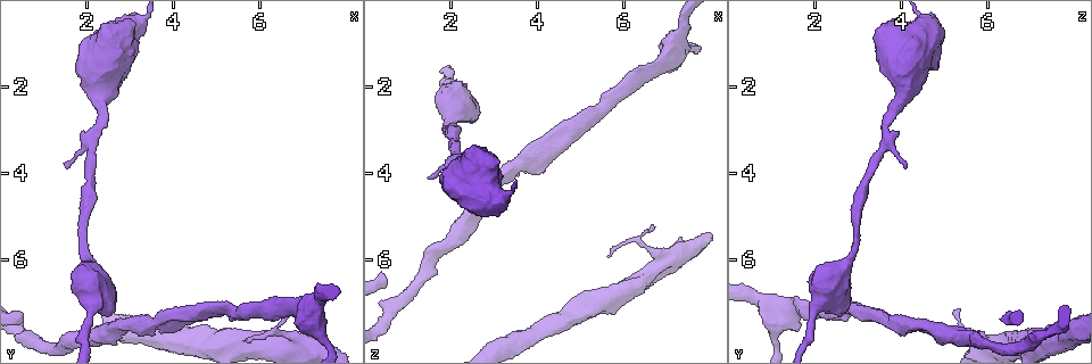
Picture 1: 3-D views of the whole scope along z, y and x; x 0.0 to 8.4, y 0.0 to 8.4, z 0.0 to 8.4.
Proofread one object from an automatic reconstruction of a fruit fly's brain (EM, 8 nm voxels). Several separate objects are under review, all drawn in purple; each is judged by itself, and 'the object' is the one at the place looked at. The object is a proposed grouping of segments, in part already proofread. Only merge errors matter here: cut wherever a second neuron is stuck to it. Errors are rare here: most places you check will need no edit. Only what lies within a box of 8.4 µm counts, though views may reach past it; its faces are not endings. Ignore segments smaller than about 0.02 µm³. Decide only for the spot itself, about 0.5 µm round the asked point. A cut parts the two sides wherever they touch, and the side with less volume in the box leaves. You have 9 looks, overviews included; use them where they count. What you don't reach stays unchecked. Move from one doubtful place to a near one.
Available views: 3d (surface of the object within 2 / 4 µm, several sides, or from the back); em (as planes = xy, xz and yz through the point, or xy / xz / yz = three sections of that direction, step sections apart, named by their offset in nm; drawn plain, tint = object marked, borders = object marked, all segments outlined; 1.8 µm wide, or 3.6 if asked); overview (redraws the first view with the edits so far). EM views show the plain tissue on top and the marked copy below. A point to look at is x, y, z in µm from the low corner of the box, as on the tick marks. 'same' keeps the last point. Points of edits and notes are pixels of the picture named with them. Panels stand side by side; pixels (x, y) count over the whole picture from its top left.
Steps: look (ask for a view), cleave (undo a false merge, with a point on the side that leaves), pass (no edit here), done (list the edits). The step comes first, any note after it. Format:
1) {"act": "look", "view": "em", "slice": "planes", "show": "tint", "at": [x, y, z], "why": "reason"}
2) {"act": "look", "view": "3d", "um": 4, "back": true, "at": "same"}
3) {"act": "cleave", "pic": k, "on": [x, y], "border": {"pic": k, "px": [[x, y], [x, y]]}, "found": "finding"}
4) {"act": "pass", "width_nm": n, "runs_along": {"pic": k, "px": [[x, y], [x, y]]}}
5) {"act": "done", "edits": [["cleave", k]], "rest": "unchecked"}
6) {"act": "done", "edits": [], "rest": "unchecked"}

{"act": "look", "view": "em", "um": 3.6, "slice": "planes", "show": "tint", "at": [7.35, 7.60, 1.05], "why": "three-way junction"}

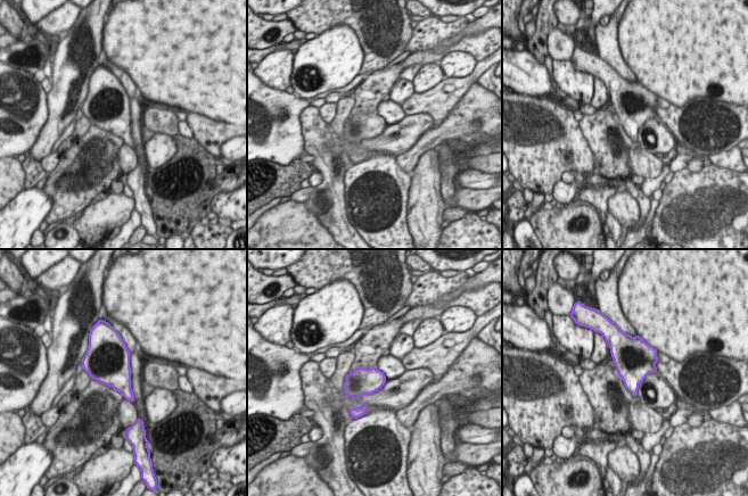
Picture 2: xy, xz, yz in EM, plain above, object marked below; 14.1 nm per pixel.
{"act": "pass", "found": "continuous, no second neuron"}

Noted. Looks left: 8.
{"act": "look", "view": "em", "slice": "yz", "step": 16, "show": "tint", "at": [6.90, 7.90, 5.95], "why": "abrupt turn"}

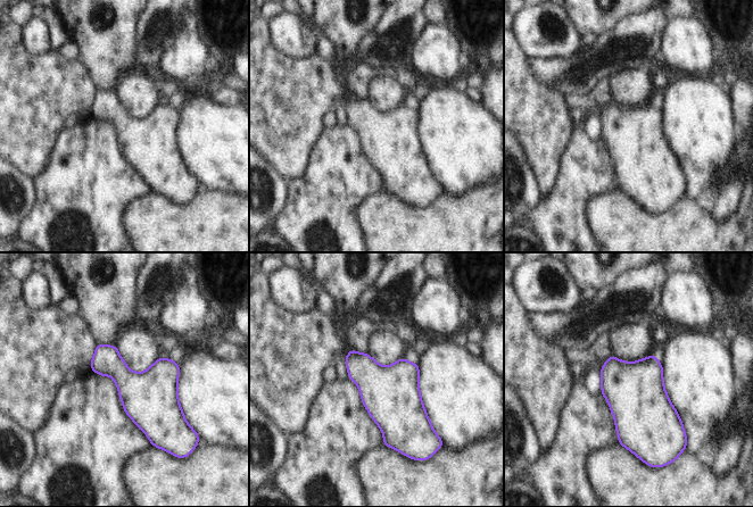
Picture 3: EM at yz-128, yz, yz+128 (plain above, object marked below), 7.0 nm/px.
{"act": "look", "view": "em", "slice": "planes", "show": "tint", "at": "same", "why": "cut it another way"}

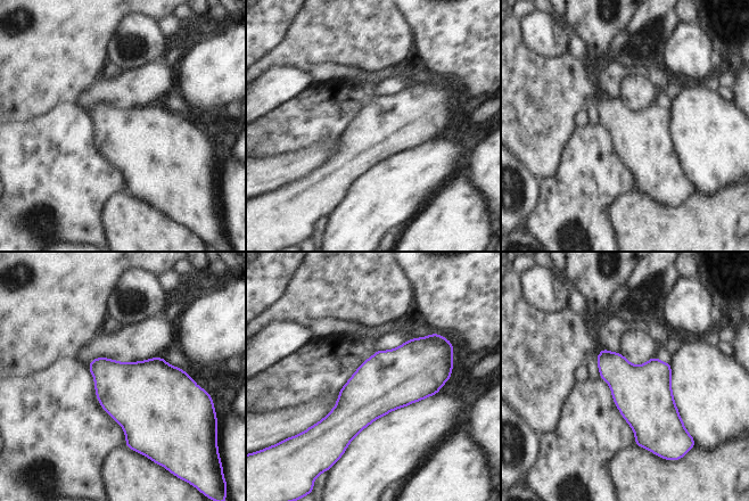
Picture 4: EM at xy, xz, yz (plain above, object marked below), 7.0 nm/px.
{"act": "pass", "width_nm": 400, "found": "continuous, no second neuron"}

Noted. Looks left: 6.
{"act": "look", "view": "3d", "um": 2, "at": [4.55, 7.30, 3.20], "why": "a fork"}

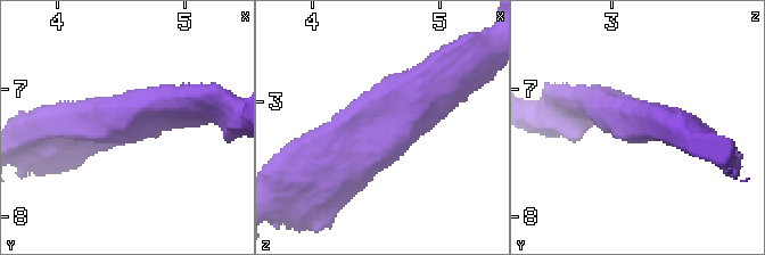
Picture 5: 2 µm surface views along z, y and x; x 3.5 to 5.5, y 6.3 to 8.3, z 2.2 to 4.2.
{"act": "look", "view": "em", "slice": "planes", "show": "tint", "at": [4.50, 7.28, 3.22], "why": "now the EM"}

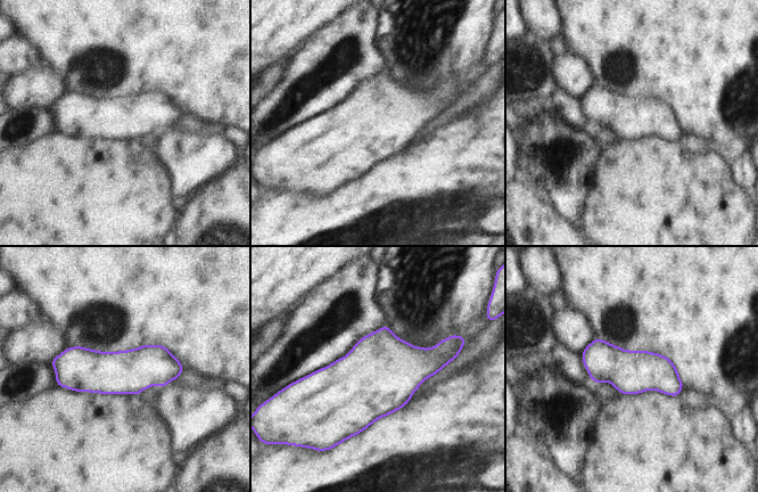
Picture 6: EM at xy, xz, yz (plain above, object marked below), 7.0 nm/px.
{"act": "pass", "runs_along": {"pic": 6, "px": [[56, 362], [80, 369], [179, 369]]}, "found": "continuous, no second neuron"}

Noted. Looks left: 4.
{"act": "look", "view": "em", "um": 3.6, "slice": "yz", "step": 4, "show": "tint", "at": [1.95, 5.45, 2.95], "why": "sudden change in width"}

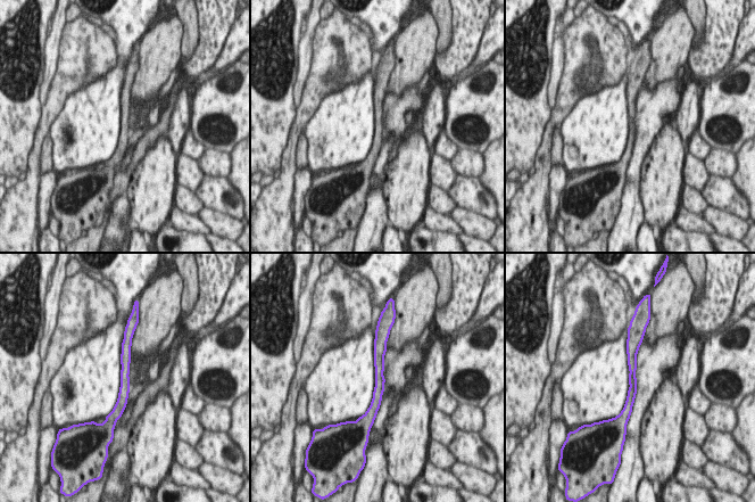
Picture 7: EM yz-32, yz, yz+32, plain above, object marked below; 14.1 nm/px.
{"act": "look", "view": "em", "um": 3.6, "slice": "planes", "show": "tint", "at": "same"}

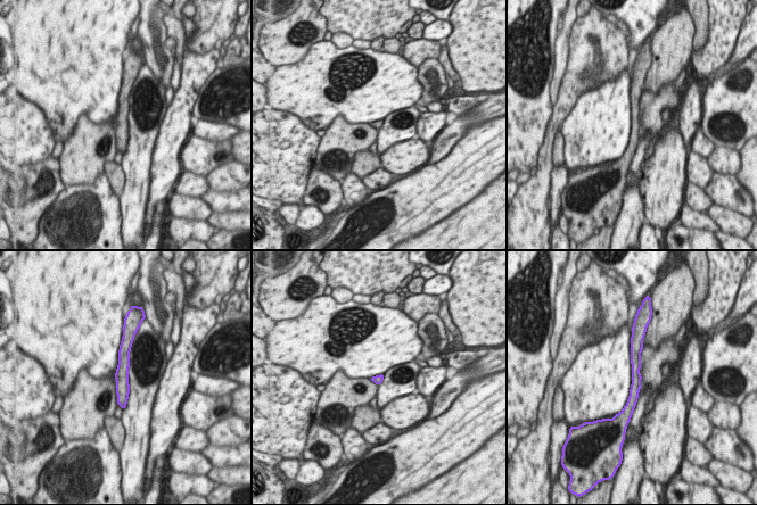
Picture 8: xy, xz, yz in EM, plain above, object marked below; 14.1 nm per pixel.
{"act": "pass", "width_nm": 120, "runs_along": {"pic": 8, "px": [[633, 345], [635, 388], [627, 410]]}, "found": "continuous, no second neuron"}

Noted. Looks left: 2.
{"act": "done", "edits": [], "rest": "unchecked"}

